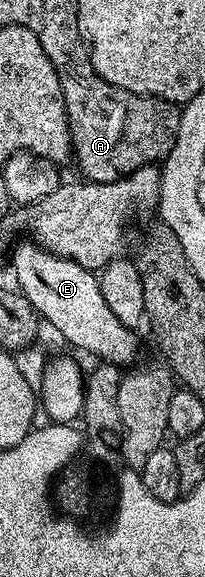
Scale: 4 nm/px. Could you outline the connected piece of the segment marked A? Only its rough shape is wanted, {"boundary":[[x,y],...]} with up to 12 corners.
{"boundary":[[98,74],[60,86],[88,181],[163,162],[181,110]]}

